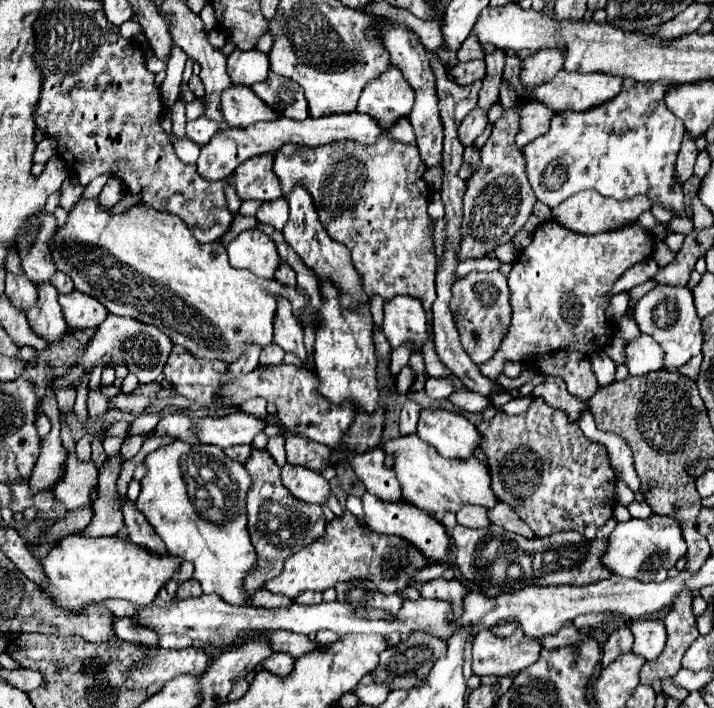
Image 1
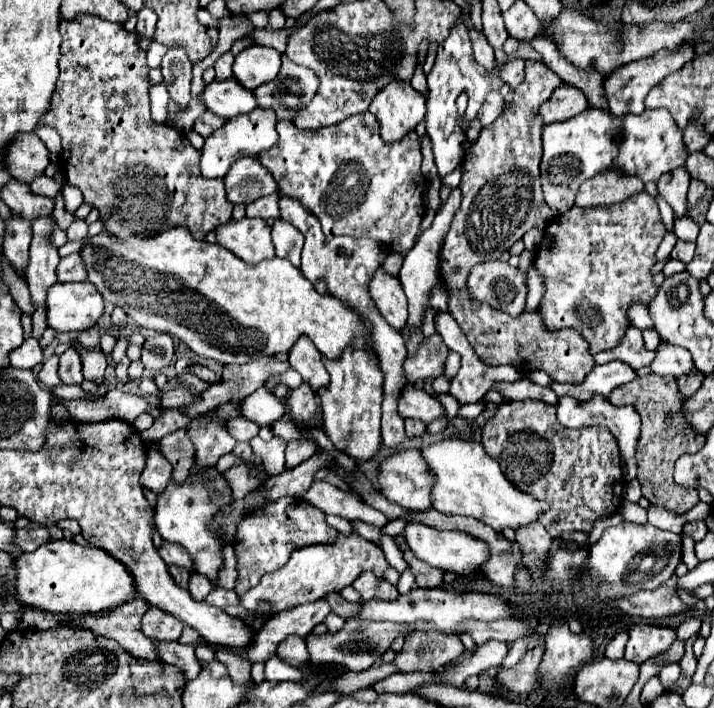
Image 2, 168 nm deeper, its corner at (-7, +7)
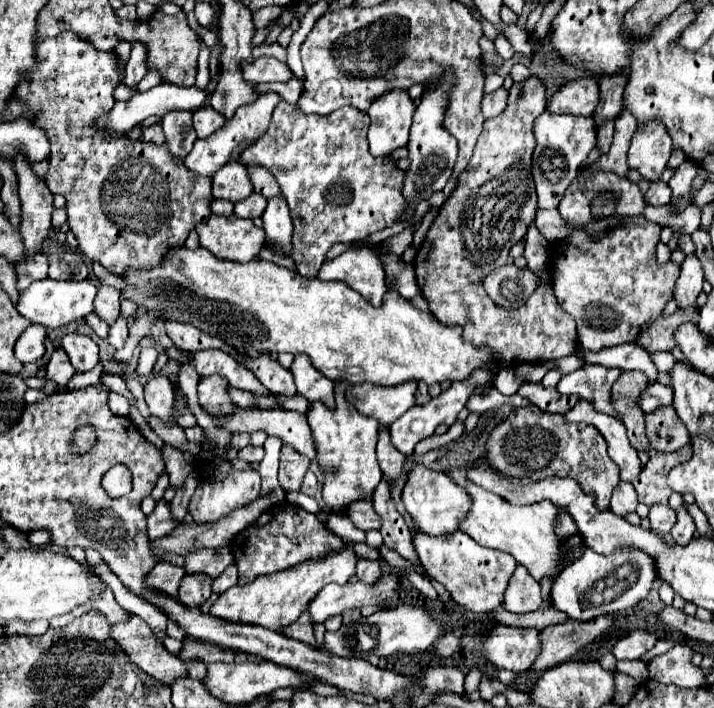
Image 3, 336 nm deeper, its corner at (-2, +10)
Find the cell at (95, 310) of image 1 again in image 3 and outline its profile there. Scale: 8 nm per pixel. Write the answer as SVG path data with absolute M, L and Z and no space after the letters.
M43 278L33 282L25 292L21 292L17 302L17 312L25 316L31 324L43 324L47 330L65 328L71 322L83 320L87 314L93 312L93 300L95 300L97 288L89 280L83 282L61 282Z

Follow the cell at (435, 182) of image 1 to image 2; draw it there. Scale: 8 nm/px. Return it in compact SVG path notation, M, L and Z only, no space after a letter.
M492 91L492 93L486 97L482 109L478 111L478 119L480 119L484 125L490 125L490 123L494 123L494 121L500 117L502 111L504 111L504 97L502 97L498 91Z

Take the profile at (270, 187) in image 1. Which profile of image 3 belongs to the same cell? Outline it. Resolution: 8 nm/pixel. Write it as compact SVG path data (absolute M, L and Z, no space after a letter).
M227 162L213 176L213 196L239 202L253 194L253 182L249 178L249 170L241 162Z

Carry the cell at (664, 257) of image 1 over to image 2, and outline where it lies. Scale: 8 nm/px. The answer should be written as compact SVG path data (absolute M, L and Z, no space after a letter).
M678 241L674 251L672 251L672 259L680 259L684 263L690 263L694 259L694 251L696 251L696 245L694 243L686 243L686 241Z

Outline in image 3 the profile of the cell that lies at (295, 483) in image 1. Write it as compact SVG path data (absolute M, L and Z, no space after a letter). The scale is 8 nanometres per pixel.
M357 500L357 504L351 504L351 508L347 508L347 518L351 518L353 524L365 532L379 528L381 524L381 518L375 512L371 500Z

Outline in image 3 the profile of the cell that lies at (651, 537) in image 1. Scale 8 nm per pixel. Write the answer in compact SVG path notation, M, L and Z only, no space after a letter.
M585 548L583 556L561 570L553 588L553 608L565 612L571 620L587 622L601 614L621 612L641 602L657 578L657 564L651 554L639 548L617 548L611 556L599 556L595 550Z

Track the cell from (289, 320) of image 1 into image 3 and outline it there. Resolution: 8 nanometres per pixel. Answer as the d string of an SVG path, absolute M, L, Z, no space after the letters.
M295 356L289 370L291 370L293 378L295 378L297 392L303 398L307 398L309 402L319 400L325 406L335 408L333 382L327 380L325 376L321 376L321 372L315 372L315 368L311 368L311 360L307 360L307 356Z

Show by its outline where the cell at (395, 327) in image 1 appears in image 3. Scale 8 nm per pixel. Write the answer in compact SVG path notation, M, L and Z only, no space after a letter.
M347 250L335 260L327 260L319 274L319 280L343 280L349 288L357 290L371 304L379 306L383 296L389 292L383 264L377 254L369 250Z

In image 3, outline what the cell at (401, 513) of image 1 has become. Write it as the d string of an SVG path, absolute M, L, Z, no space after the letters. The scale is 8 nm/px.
M457 530L451 536L427 536L425 532L417 532L413 536L413 546L419 554L421 564L425 566L427 574L439 580L455 602L465 606L473 612L491 612L503 604L503 592L507 582L517 566L513 556L507 552L495 552L491 548L483 548L471 540L465 532Z

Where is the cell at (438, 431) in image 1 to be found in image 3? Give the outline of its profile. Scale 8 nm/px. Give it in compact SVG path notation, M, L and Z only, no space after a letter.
M405 382L399 386L383 388L373 384L355 384L347 392L347 400L365 416L389 426L411 406L415 406L417 382Z

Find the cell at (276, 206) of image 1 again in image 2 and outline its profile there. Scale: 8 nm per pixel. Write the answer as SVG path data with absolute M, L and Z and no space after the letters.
M266 195L256 199L256 203L250 203L246 207L246 217L260 217L260 219L278 219L280 209L278 209L278 195Z

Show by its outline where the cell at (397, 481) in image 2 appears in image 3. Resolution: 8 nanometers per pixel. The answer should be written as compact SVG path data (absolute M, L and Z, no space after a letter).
M415 464L409 470L405 488L401 492L401 500L411 514L411 518L417 522L419 530L431 534L431 536L441 536L441 534L451 534L459 530L459 520L465 518L469 510L469 496L467 492L457 486L447 474L435 472L425 468L423 464Z

